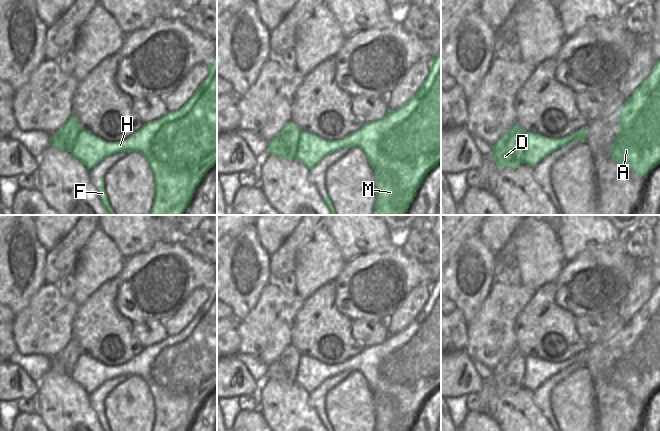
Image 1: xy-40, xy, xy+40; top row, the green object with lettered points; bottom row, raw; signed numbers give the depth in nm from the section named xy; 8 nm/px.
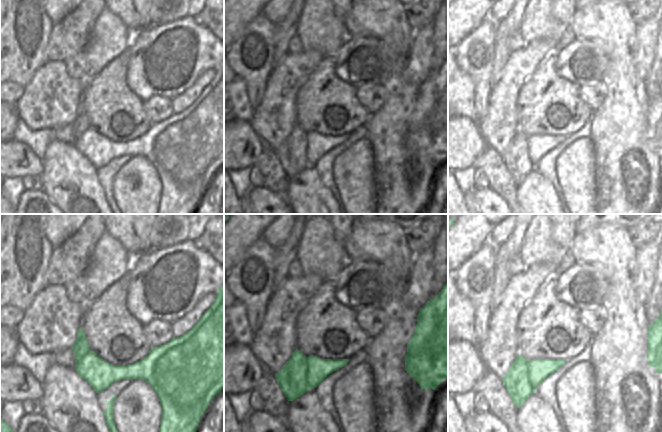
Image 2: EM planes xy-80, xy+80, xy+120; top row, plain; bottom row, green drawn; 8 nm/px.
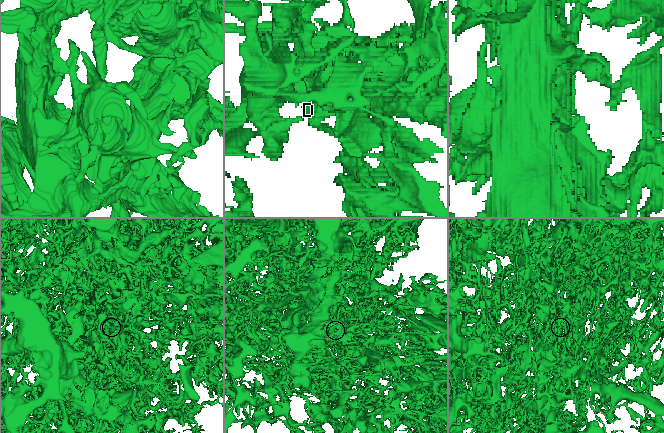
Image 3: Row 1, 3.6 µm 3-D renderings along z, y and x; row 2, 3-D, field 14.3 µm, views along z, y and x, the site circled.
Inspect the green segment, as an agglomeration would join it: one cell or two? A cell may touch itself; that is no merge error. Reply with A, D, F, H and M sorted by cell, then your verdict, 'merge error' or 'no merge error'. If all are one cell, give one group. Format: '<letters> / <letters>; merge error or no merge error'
A F H M / D; merge error

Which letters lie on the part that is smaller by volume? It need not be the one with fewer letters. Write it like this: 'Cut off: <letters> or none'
Cut off: D

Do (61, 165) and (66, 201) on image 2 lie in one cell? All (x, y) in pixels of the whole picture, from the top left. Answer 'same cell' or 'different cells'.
same cell

